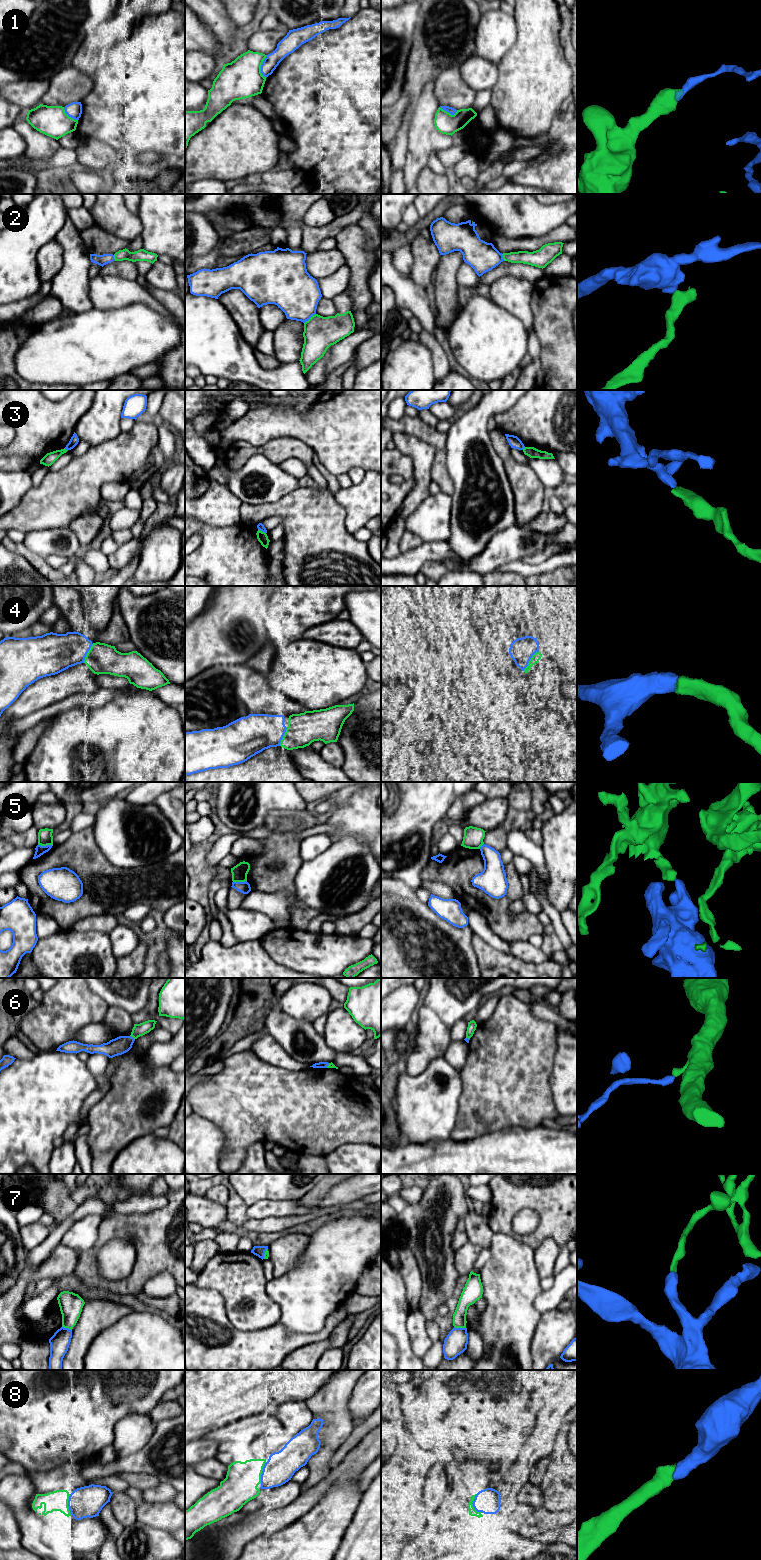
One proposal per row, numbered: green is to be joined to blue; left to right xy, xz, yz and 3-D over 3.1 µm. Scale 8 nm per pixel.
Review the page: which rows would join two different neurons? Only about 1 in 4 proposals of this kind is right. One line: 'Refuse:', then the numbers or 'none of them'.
Refuse: 1, 2, 3, 5, 6, 7

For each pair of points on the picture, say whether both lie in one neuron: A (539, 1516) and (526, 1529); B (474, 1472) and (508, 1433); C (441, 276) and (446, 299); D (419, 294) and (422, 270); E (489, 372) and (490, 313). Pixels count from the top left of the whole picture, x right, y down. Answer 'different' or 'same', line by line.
A: same
B: different
C: same
D: different
E: same

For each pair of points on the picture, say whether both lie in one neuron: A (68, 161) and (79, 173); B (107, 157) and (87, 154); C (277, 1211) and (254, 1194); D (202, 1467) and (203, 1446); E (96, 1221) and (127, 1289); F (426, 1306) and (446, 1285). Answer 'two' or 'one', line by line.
A: two
B: one
C: two
D: two
E: two
F: one

